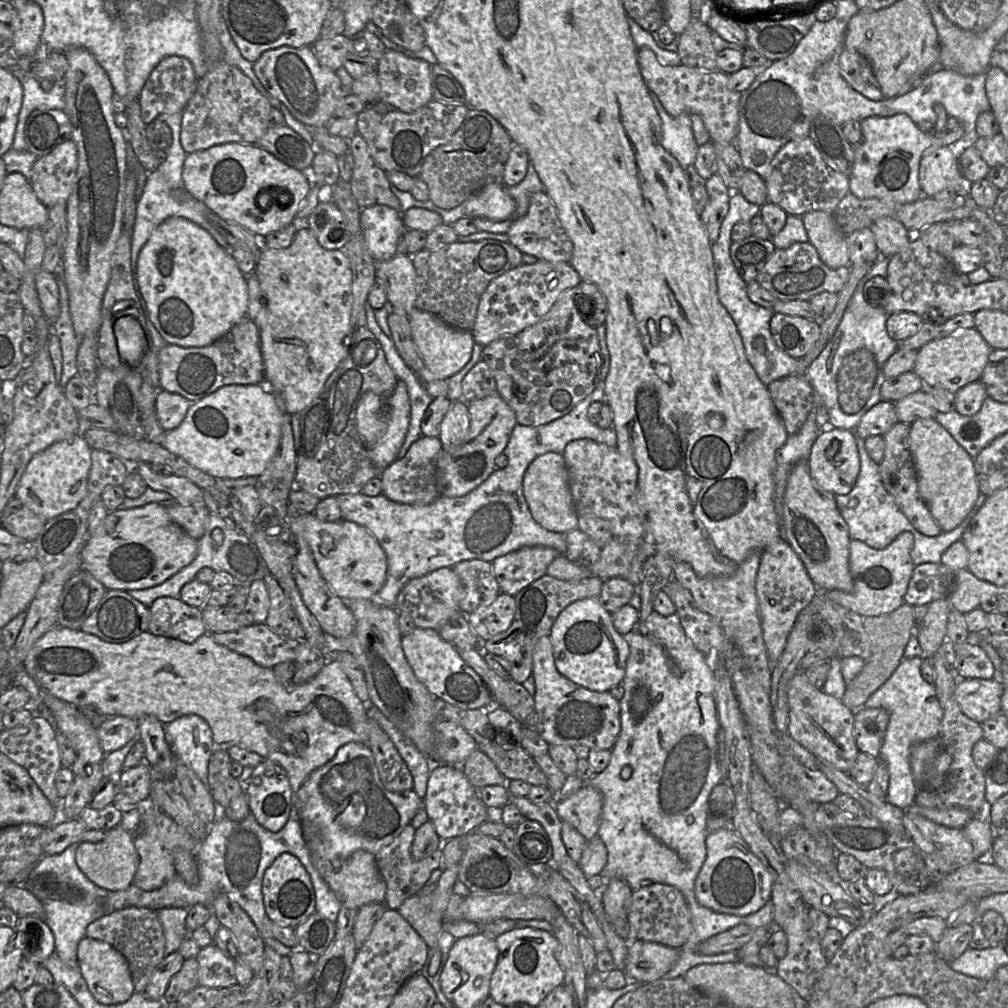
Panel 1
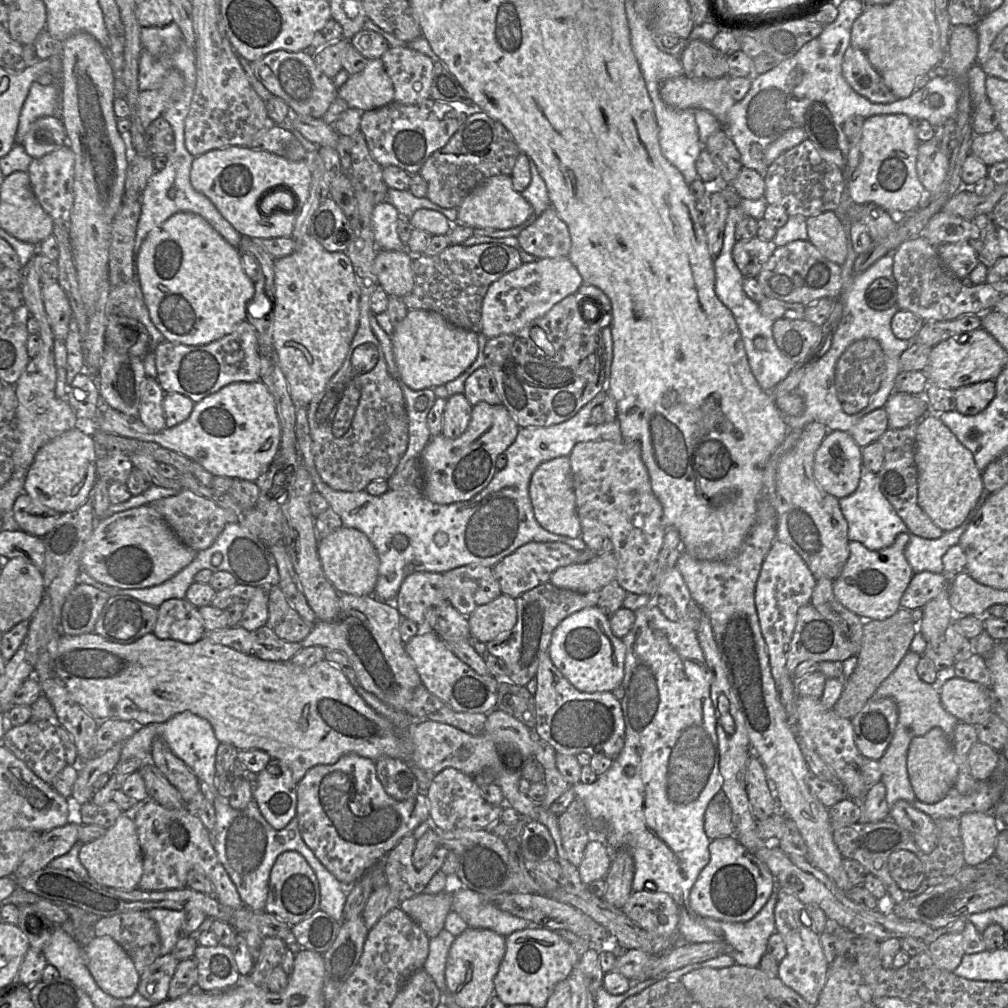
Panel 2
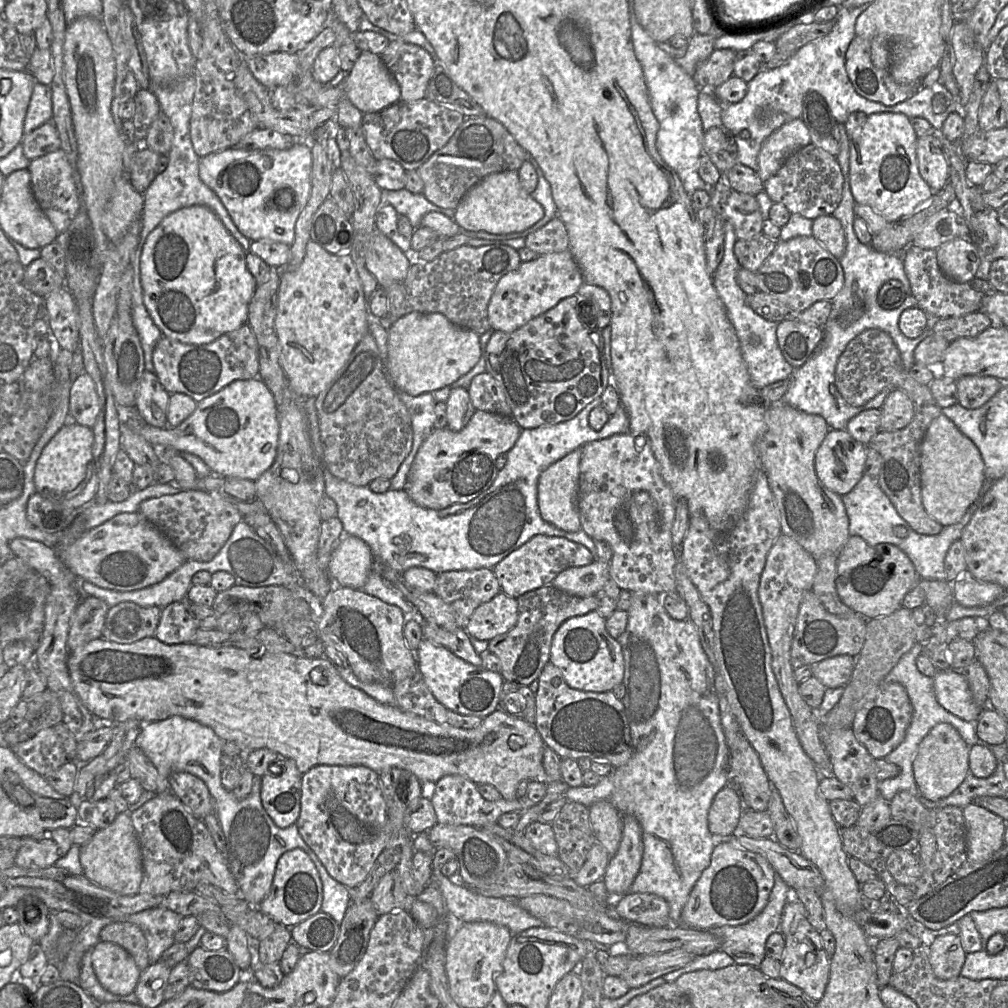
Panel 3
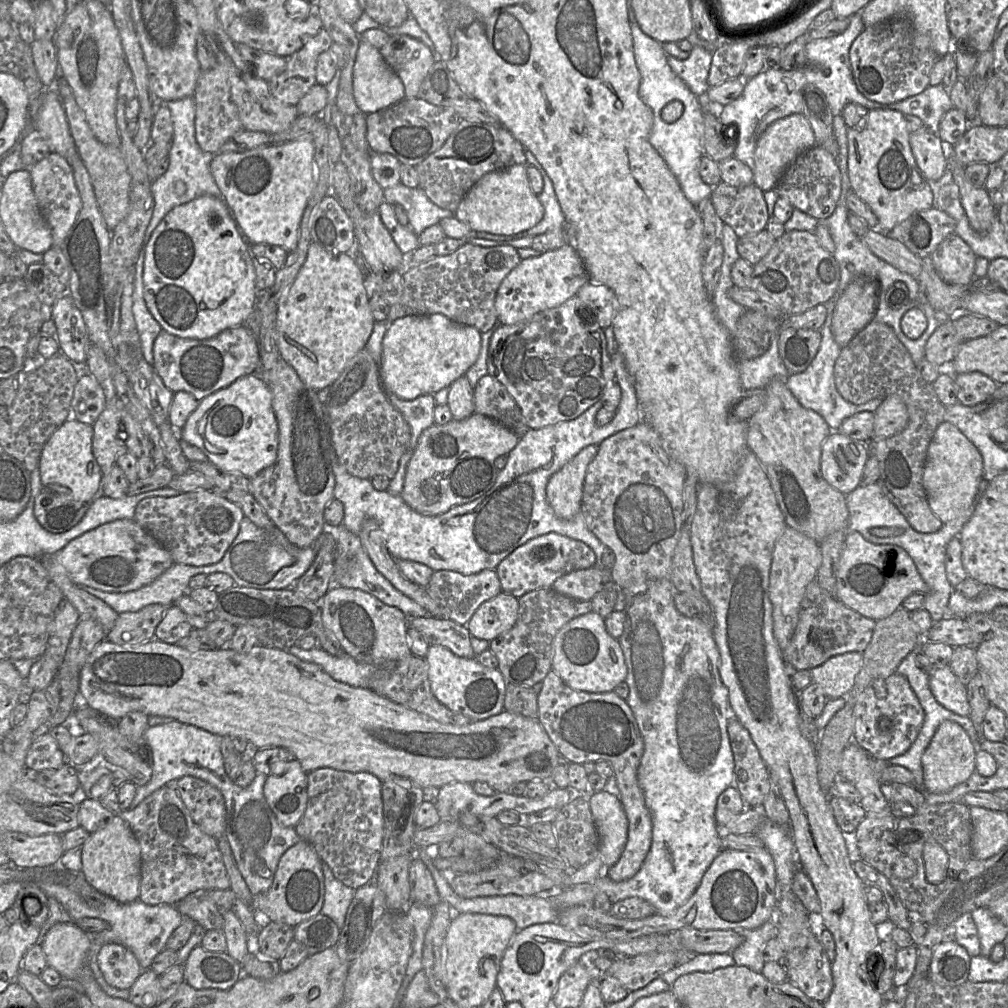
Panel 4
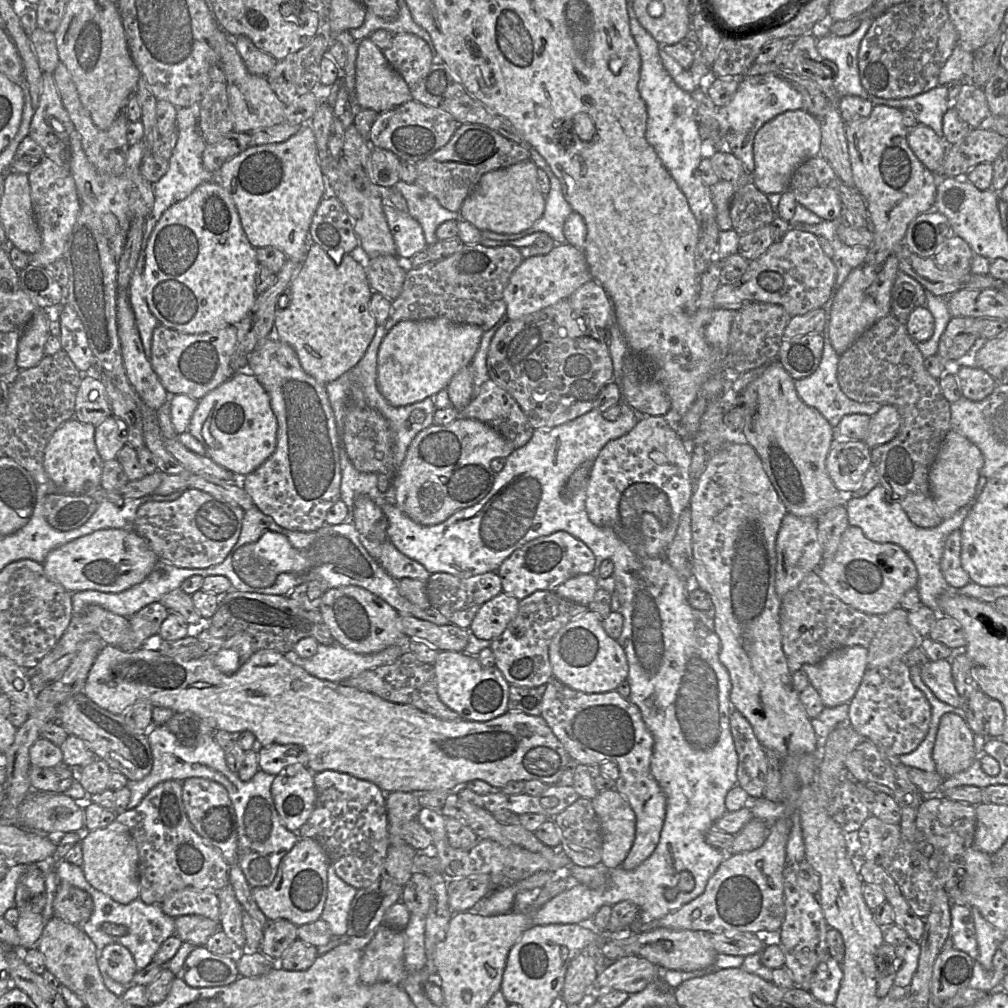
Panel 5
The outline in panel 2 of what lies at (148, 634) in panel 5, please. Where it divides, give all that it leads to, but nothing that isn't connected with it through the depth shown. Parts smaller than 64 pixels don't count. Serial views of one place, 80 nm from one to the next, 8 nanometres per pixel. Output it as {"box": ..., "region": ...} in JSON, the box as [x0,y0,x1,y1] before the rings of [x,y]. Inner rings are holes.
{"box":[94,596,157,644],"region":[[[111,596],[97,619],[94,633],[111,642],[129,644],[152,633],[157,616],[156,607],[131,596]]]}

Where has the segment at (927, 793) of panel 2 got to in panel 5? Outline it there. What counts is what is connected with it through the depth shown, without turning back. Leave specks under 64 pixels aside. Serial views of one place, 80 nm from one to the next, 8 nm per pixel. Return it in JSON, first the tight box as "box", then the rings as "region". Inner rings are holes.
{"box":[933,713,977,779],"region":[[[955,713],[942,716],[933,748],[936,772],[945,779],[968,769],[977,759],[974,733]]]}

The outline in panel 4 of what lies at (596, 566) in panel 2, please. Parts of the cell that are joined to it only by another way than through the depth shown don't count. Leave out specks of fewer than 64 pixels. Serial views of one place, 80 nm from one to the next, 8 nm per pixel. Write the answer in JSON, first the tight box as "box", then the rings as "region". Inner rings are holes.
{"box":[552,566,603,601],"region":[[[593,566],[561,576],[552,587],[556,592],[571,598],[591,601],[603,585],[602,572]]]}

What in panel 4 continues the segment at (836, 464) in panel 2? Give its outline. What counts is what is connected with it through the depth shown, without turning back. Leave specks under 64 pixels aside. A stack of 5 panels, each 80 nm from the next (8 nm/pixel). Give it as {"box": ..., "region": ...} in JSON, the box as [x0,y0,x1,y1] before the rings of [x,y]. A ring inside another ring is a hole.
{"box":[822,431,868,495],"region":[[[832,431],[822,445],[822,476],[833,488],[847,495],[861,485],[868,457],[867,442]]]}

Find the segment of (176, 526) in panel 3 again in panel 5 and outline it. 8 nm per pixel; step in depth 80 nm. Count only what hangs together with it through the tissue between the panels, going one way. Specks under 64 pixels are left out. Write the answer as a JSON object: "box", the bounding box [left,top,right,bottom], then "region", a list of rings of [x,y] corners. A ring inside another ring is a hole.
{"box":[135,488,245,569],"region":[[[189,488],[173,501],[147,501],[136,514],[135,531],[143,537],[160,560],[187,569],[208,568],[222,563],[239,539],[245,510],[237,504],[196,488]]]}

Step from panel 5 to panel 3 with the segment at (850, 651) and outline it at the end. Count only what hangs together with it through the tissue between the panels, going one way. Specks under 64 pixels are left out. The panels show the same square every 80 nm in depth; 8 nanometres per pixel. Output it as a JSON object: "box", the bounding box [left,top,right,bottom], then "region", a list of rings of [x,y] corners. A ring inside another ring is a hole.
{"box":[811,655,856,688],"region":[[[837,655],[811,665],[812,676],[825,688],[844,687],[851,679],[856,658]]]}

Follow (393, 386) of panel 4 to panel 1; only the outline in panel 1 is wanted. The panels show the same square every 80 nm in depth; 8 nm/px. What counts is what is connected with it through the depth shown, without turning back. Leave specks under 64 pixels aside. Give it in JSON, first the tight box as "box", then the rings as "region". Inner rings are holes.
{"box":[409,309,475,380],"region":[[[413,309],[409,314],[409,319],[413,340],[434,379],[446,380],[469,362],[475,345],[471,331],[452,327],[437,315],[420,309]]]}

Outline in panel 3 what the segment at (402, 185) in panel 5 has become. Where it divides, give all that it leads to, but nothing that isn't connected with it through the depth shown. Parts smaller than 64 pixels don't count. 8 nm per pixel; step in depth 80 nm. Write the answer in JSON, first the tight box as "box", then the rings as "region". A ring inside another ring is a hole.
{"box":[384,188,455,229],"region":[[[403,188],[384,191],[384,202],[391,204],[399,215],[407,216],[414,229],[421,226],[423,217],[429,212],[439,212],[453,219],[455,209],[441,208],[432,204],[421,194],[414,194]]]}

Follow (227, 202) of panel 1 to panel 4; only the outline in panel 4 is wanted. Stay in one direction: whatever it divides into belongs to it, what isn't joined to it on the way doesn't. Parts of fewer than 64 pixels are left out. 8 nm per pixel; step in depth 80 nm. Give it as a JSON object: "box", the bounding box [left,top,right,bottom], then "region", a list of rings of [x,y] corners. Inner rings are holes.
{"box":[210,136,315,253],"region":[[[311,136],[242,153],[216,153],[210,170],[249,244],[280,246],[289,253],[296,249],[300,223],[315,188],[315,146]]]}

